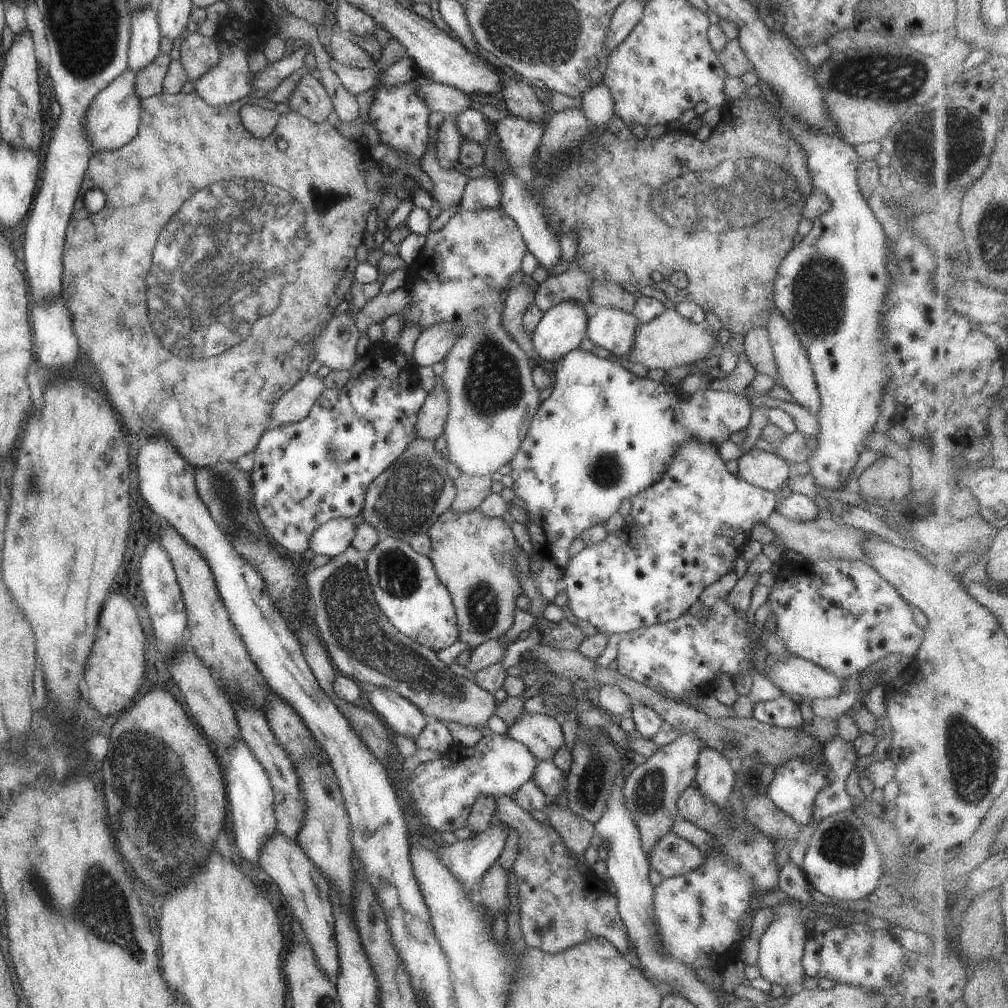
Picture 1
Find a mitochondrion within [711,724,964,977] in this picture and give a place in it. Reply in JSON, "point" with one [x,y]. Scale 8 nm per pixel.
{"point":[842,844]}

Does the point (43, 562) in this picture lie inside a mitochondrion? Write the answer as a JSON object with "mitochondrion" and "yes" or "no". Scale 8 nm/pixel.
{"mitochondrion":"no"}

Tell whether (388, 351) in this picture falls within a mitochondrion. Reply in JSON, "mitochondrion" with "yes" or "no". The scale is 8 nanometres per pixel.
{"mitochondrion":"no"}

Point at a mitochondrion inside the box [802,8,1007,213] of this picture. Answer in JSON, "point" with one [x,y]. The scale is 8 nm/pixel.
{"point":[943,147]}

